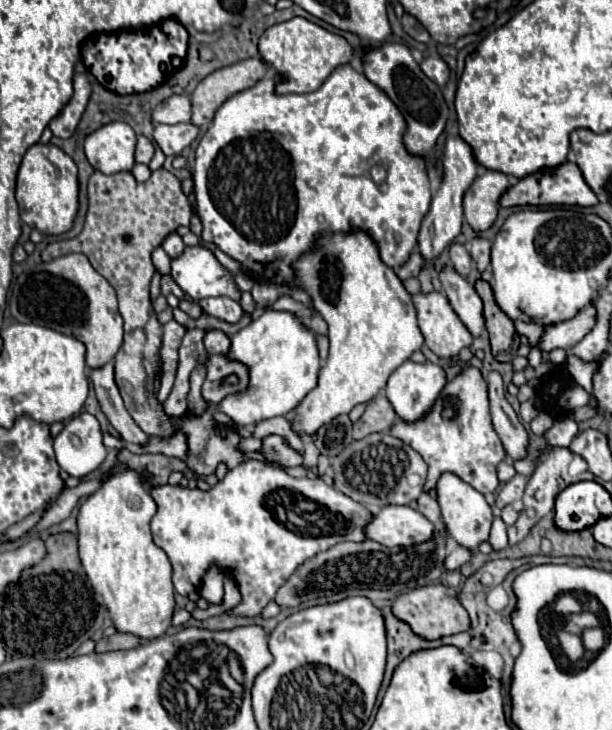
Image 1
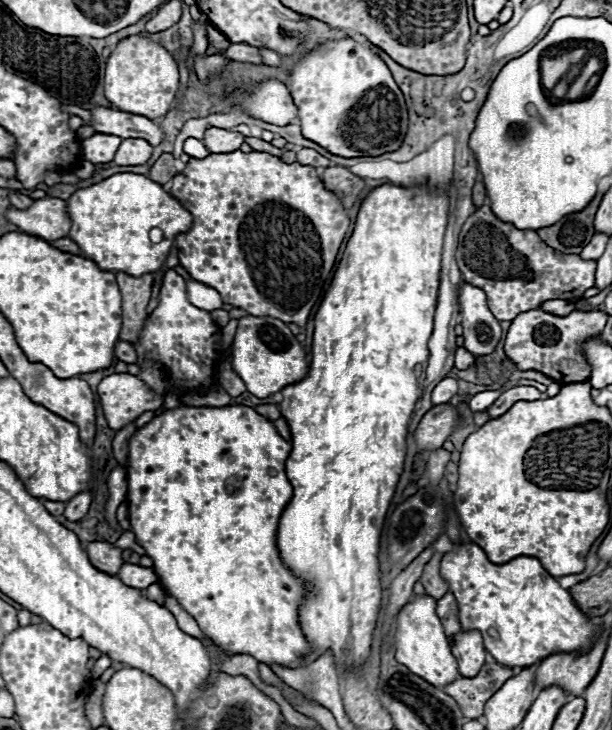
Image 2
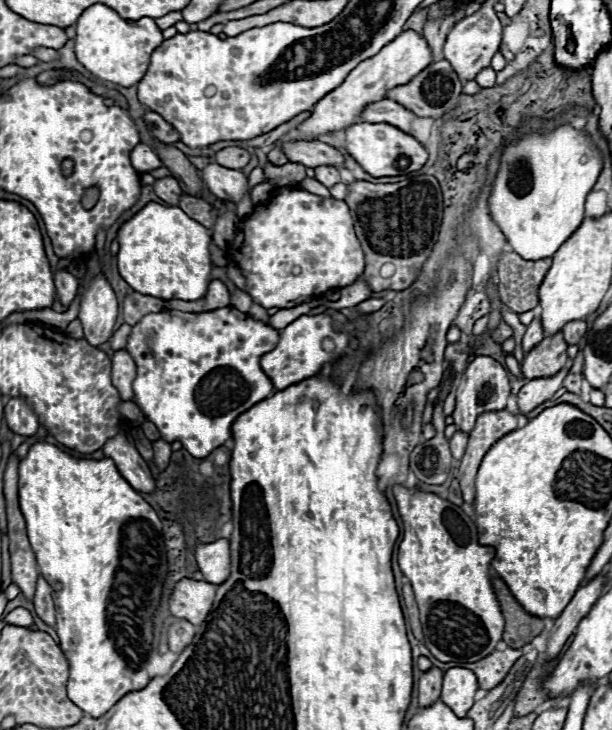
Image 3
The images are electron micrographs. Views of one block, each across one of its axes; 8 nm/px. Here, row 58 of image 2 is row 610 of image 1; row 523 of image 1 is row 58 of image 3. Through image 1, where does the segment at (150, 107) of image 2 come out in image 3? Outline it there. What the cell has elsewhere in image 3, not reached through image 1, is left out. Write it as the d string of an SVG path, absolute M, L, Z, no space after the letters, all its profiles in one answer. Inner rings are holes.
M94 4L94 8L86 8L76 22L76 58L78 62L90 70L100 80L134 86L148 70L150 54L158 44L162 44L162 30L154 20L122 20L114 10L104 4Z

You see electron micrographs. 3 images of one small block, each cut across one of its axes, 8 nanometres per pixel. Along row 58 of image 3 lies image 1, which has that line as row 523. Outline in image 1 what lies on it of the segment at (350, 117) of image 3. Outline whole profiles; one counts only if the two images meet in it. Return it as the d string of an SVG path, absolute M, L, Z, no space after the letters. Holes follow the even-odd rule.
M384 506L366 524L366 538L384 546L410 546L430 540L432 522L410 506Z

